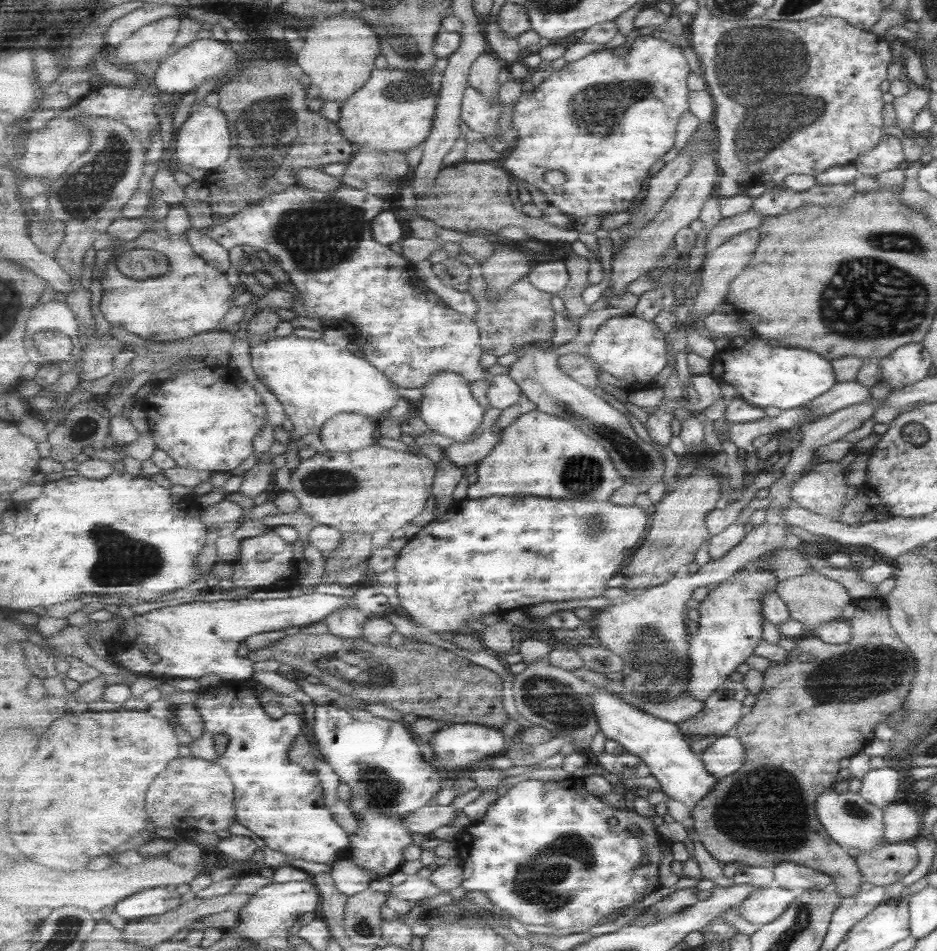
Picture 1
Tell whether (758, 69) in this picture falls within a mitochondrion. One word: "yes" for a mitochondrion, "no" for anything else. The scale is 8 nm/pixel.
yes

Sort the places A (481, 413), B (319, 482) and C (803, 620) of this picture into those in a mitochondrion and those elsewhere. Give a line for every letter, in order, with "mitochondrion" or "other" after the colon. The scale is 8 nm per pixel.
A: other
B: mitochondrion
C: other

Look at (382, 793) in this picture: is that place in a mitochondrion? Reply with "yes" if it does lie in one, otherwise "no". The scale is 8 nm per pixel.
yes

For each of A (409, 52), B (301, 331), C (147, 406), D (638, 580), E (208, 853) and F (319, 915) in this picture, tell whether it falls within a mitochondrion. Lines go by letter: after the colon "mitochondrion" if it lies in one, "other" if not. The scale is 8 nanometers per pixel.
A: mitochondrion
B: other
C: other
D: other
E: other
F: other

